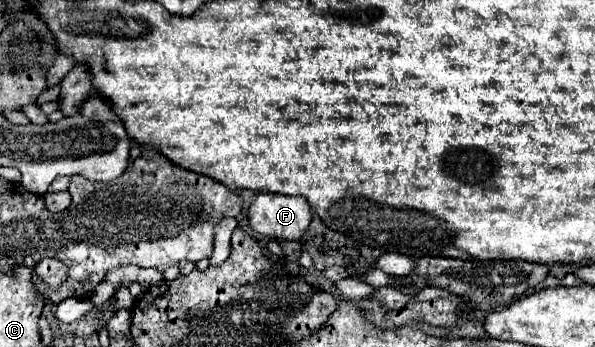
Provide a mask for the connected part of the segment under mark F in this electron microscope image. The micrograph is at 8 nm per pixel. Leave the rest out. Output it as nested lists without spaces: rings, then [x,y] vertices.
[[[258,192],[250,204],[248,220],[250,228],[262,236],[298,240],[312,220],[312,208],[304,196]]]

